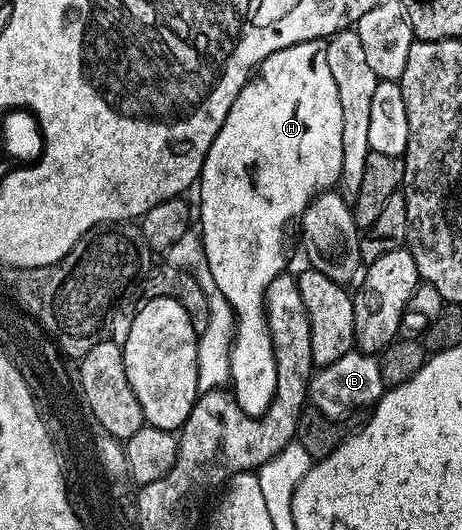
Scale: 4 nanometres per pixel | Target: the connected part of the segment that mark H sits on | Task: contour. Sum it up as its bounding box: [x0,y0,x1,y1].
[198,41,342,418]

